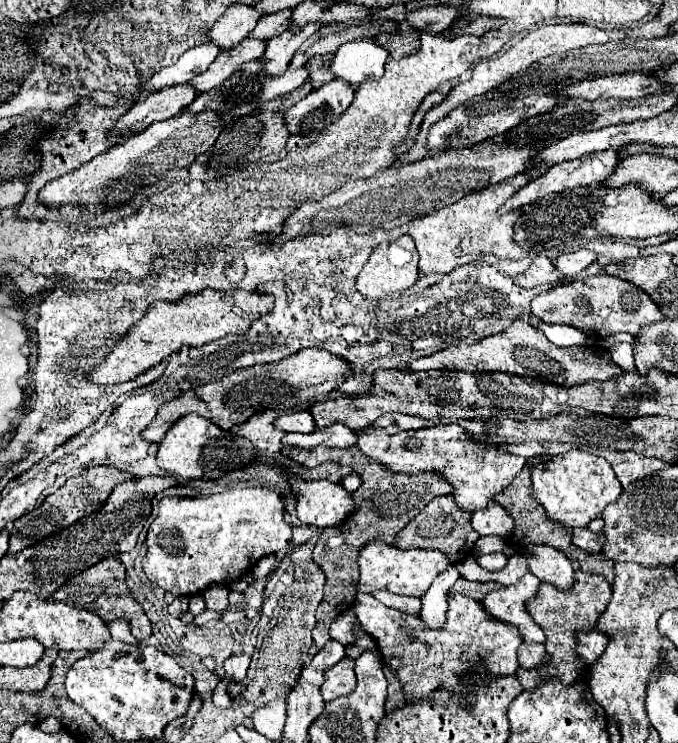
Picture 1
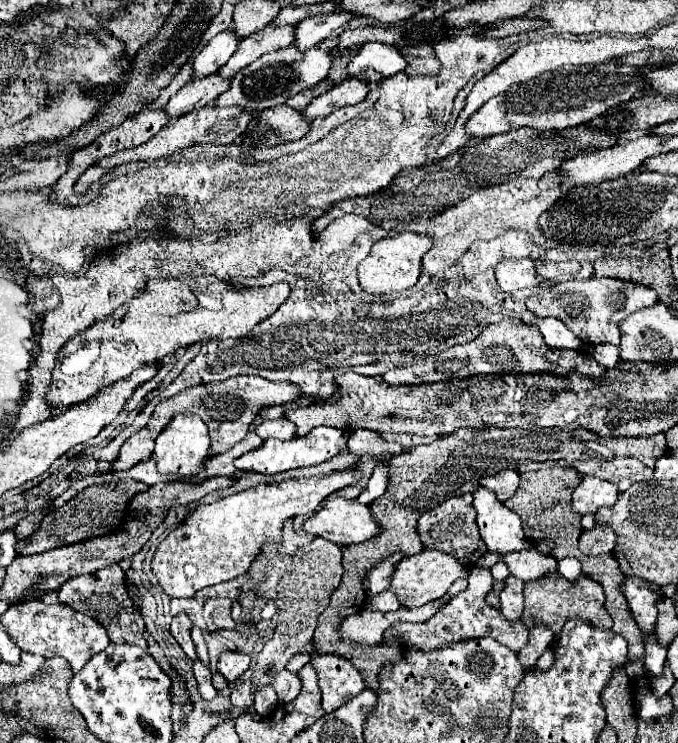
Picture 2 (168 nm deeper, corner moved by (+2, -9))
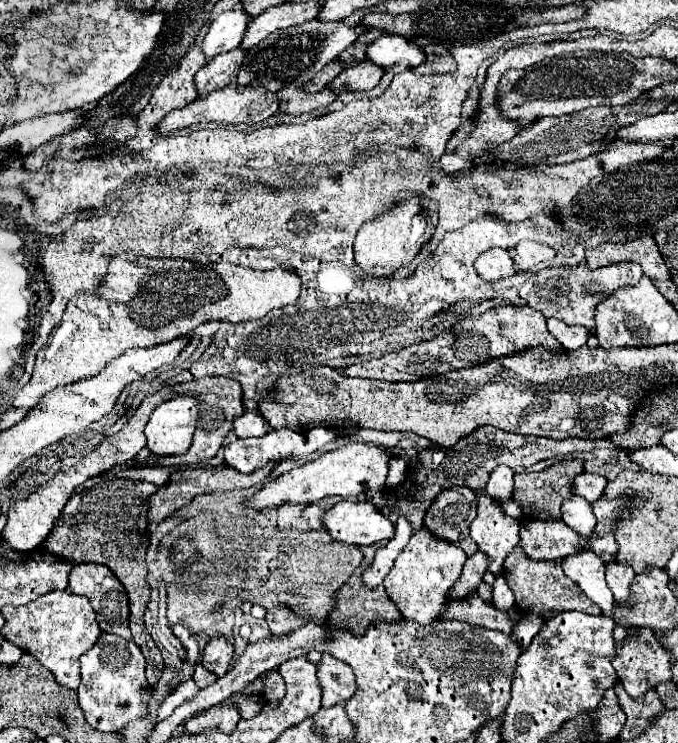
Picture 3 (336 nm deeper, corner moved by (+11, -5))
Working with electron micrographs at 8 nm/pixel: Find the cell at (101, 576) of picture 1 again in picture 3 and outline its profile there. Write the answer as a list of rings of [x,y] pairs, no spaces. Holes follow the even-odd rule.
[[[77,563],[77,565],[73,565],[73,569],[69,573],[69,587],[71,587],[73,593],[83,595],[83,597],[89,599],[91,607],[97,613],[97,623],[99,623],[101,631],[115,633],[115,635],[119,635],[123,639],[131,639],[127,593],[123,589],[123,585],[119,583],[119,579],[111,573],[109,567],[97,565],[97,563]]]

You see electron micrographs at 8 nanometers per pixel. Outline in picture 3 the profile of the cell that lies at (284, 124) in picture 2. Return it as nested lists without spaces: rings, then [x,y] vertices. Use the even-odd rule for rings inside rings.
[[[289,87],[289,91],[277,93],[279,97],[279,113],[283,115],[303,115],[303,113],[311,113],[319,107],[329,105],[331,101],[335,101],[335,93],[329,91],[327,87],[321,89],[319,93],[303,93],[297,87]]]

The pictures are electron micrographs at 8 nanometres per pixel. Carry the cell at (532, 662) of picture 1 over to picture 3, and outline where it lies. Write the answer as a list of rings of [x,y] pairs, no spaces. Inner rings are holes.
[[[525,615],[513,629],[513,639],[519,643],[521,649],[529,647],[529,643],[533,641],[533,637],[541,631],[543,627],[543,619],[537,615]]]

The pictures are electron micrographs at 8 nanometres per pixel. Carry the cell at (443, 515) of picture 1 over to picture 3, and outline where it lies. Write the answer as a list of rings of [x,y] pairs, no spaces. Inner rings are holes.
[[[455,487],[441,491],[431,507],[425,513],[423,525],[435,537],[461,547],[467,555],[477,551],[477,543],[473,543],[469,535],[469,523],[475,517],[477,497],[469,487]]]

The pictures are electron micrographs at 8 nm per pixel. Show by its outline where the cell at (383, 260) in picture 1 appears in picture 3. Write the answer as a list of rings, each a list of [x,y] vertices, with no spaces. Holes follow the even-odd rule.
[[[413,197],[411,201],[399,203],[385,215],[365,223],[355,239],[355,263],[361,271],[371,277],[391,277],[401,267],[407,267],[421,247],[433,237],[437,225],[437,205],[425,197]]]

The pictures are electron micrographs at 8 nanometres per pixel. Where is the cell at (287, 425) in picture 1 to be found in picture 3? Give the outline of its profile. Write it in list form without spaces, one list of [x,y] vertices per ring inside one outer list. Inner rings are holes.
[[[247,411],[245,415],[237,417],[233,423],[233,431],[237,433],[237,437],[261,437],[265,433],[269,433],[269,423],[263,419],[263,415],[259,411],[251,413]]]

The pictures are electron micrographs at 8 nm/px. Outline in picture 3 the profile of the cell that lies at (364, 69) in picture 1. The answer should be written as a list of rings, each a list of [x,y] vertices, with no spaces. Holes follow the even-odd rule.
[[[381,35],[379,39],[375,39],[373,43],[369,43],[367,51],[365,51],[365,59],[375,63],[377,67],[391,67],[391,65],[405,65],[405,67],[417,67],[425,61],[423,51],[397,37],[397,35]]]

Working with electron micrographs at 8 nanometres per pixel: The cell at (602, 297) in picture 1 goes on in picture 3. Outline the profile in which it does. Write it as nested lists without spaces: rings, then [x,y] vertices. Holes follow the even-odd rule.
[[[615,263],[595,271],[587,267],[551,267],[531,275],[519,289],[519,297],[529,307],[541,311],[545,317],[555,317],[567,325],[581,325],[593,333],[597,305],[621,287],[635,287],[641,277],[643,271],[637,263]]]

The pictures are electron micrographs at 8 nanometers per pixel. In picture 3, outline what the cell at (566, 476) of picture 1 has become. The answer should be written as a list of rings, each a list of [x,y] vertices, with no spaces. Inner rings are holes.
[[[581,473],[573,481],[573,495],[579,495],[589,503],[595,503],[603,495],[605,485],[607,485],[605,477],[597,473]]]

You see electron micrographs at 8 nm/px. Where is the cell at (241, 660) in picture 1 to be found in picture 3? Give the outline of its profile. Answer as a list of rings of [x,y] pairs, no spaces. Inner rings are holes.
[[[213,637],[203,649],[201,663],[205,669],[215,673],[217,677],[229,671],[231,661],[233,661],[233,645],[225,637]]]

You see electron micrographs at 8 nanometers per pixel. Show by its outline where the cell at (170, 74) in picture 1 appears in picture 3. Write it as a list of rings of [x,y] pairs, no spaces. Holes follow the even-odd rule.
[[[235,9],[235,11],[225,11],[221,13],[209,27],[209,33],[203,39],[201,51],[207,59],[217,57],[219,53],[231,51],[235,47],[239,47],[241,37],[245,33],[245,27],[249,25],[251,17],[243,13],[243,9]]]

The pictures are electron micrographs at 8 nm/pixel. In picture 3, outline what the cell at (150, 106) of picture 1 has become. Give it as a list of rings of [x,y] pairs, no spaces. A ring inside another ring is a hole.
[[[233,49],[209,59],[197,73],[195,73],[195,87],[199,97],[205,97],[213,91],[229,87],[233,79],[237,79],[237,71],[241,69],[245,51]]]

